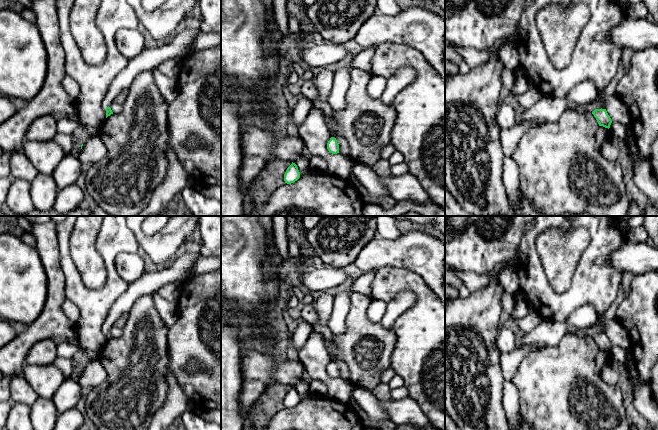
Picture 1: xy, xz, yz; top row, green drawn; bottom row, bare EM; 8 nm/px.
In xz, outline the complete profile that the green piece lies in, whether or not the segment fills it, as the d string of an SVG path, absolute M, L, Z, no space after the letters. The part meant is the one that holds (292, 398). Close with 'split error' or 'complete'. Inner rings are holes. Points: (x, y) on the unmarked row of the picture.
M292 386L292 388L287 392L285 398L284 398L284 405L287 408L294 407L300 402L300 396L298 394L298 391L295 387Z | complete

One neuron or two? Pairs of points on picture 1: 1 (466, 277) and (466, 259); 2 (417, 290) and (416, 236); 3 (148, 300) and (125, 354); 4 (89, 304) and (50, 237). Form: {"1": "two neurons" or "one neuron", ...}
{"1": "two neurons", "2": "two neurons", "3": "one neuron", "4": "two neurons"}

